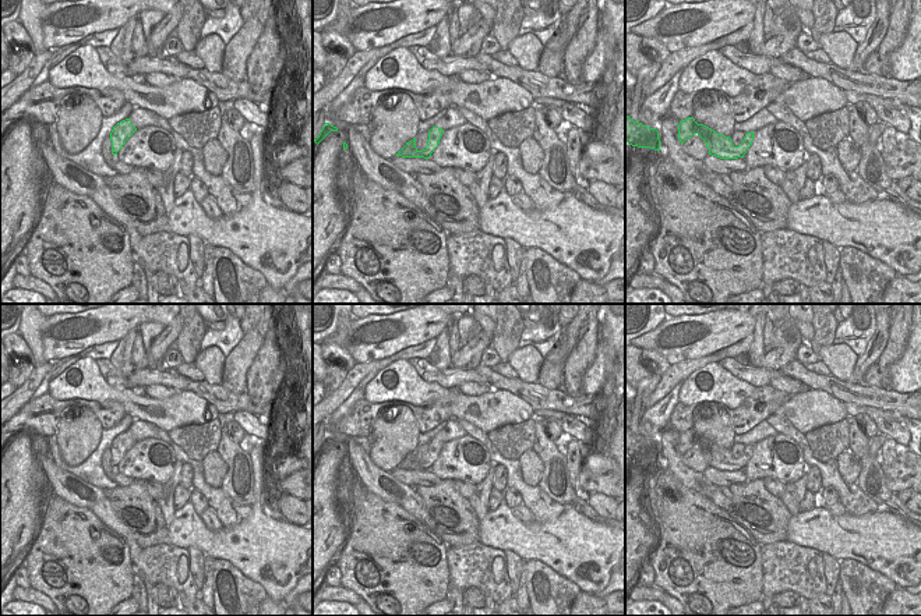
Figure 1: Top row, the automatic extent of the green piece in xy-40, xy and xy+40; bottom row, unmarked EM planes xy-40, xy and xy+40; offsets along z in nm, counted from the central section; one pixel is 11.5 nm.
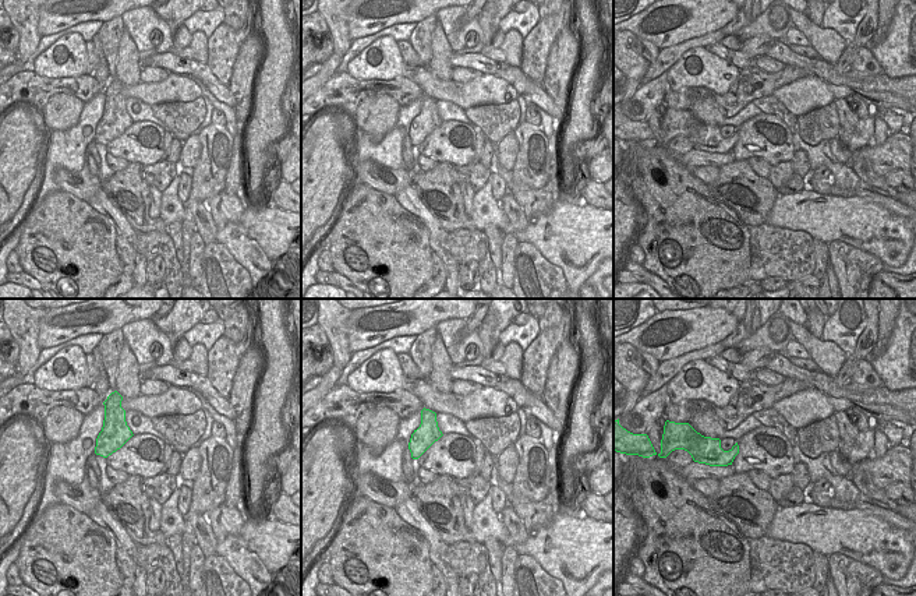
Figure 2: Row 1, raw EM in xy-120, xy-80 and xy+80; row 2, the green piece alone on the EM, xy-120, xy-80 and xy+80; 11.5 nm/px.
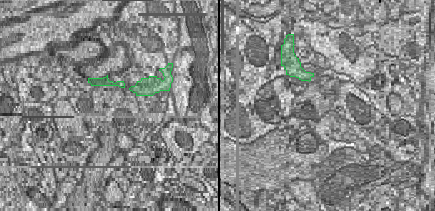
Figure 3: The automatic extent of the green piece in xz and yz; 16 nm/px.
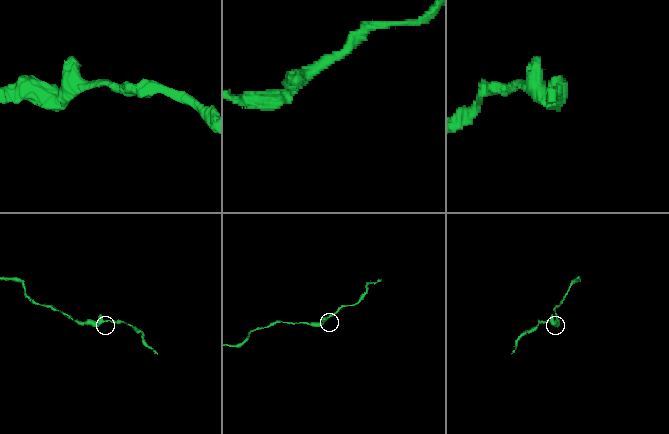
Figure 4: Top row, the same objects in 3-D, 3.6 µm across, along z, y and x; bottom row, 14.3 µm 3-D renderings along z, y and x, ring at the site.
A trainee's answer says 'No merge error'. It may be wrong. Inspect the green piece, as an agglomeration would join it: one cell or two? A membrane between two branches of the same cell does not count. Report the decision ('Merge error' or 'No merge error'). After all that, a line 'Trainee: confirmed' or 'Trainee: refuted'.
No merge error.
Trainee: confirmed

